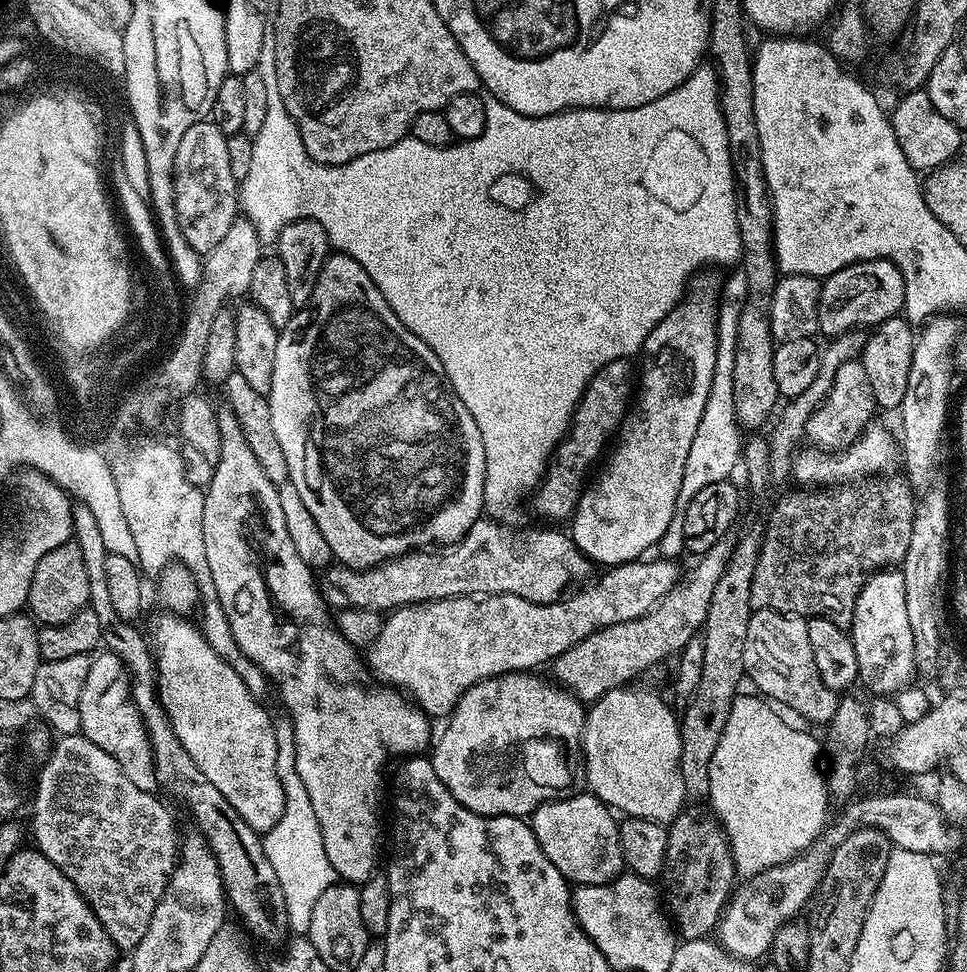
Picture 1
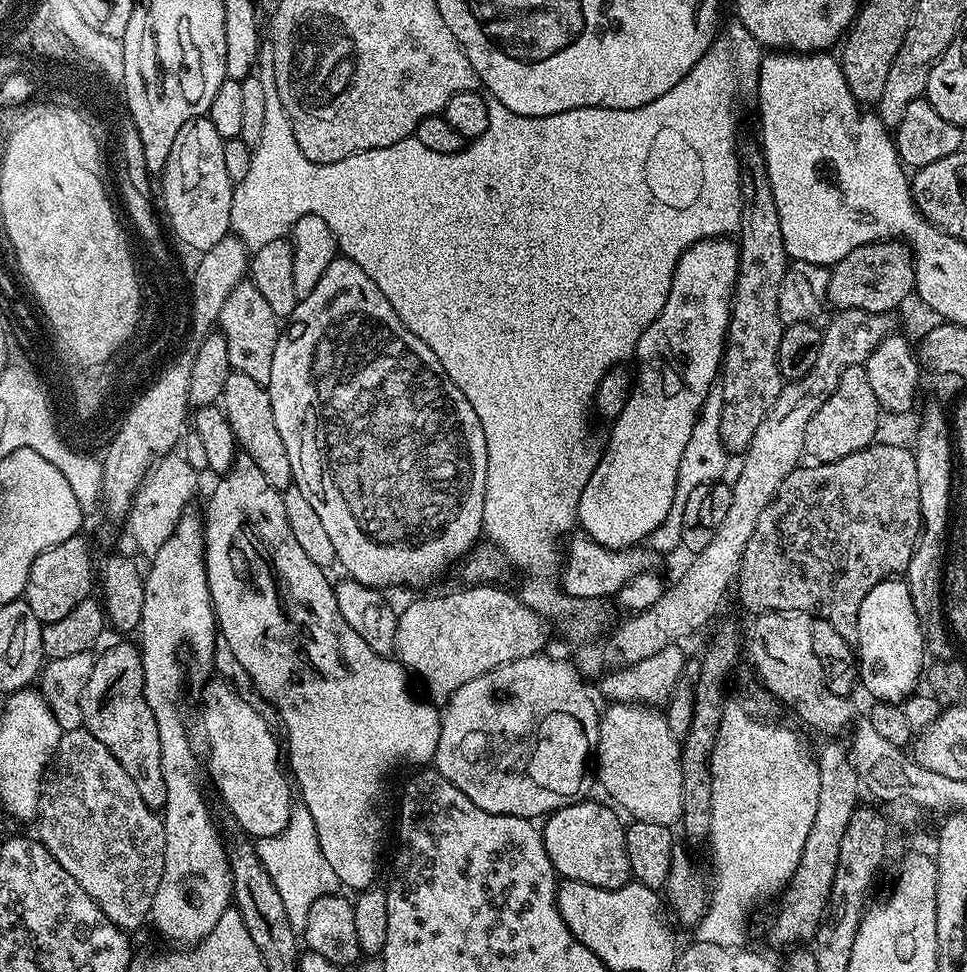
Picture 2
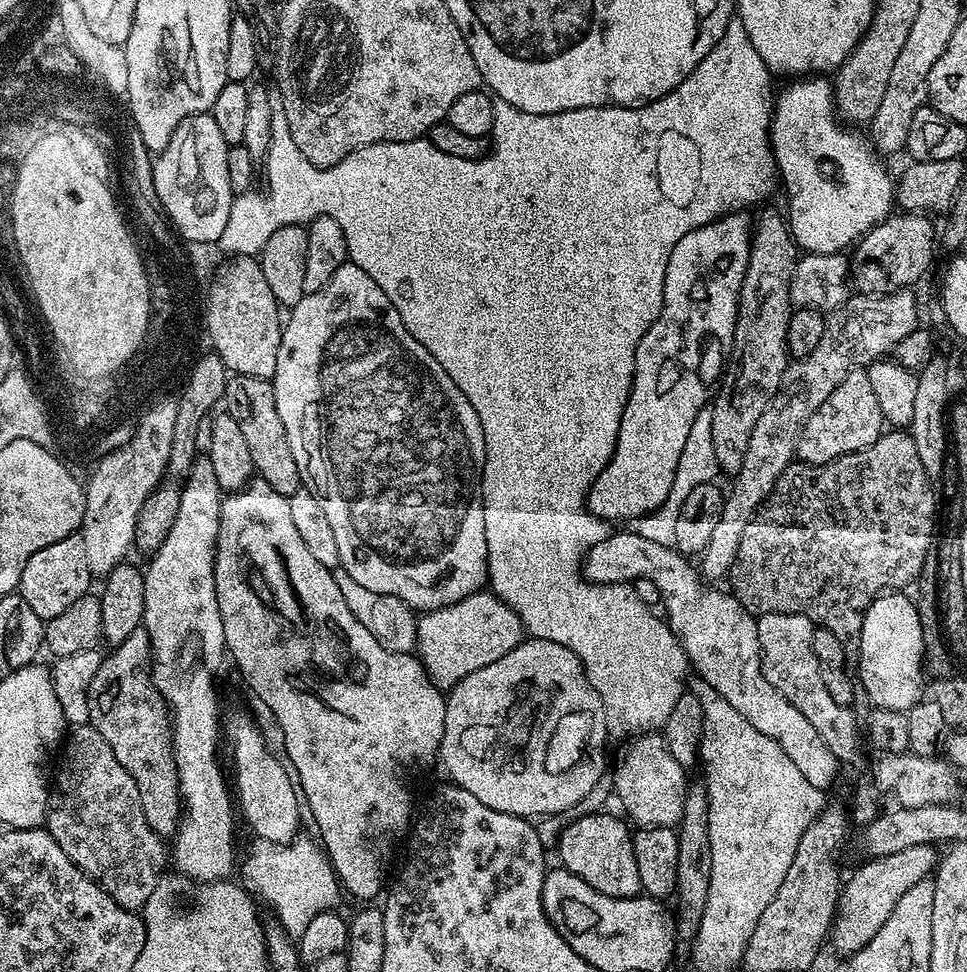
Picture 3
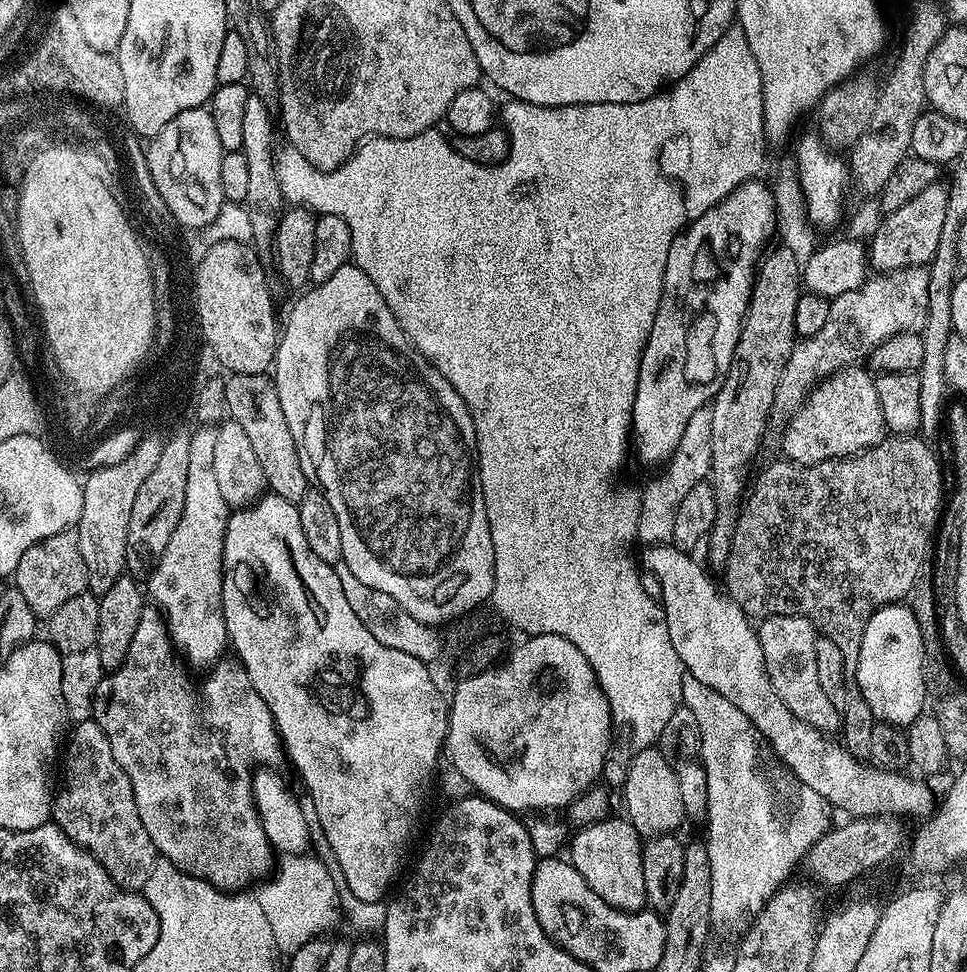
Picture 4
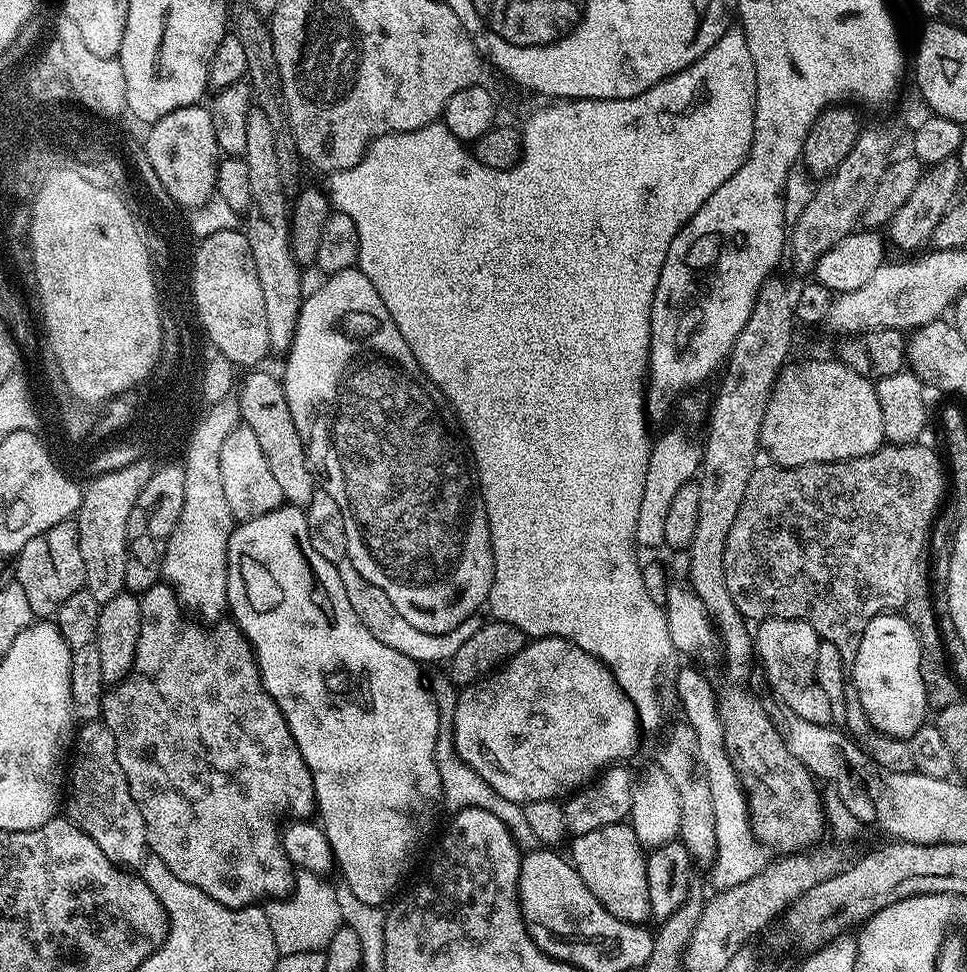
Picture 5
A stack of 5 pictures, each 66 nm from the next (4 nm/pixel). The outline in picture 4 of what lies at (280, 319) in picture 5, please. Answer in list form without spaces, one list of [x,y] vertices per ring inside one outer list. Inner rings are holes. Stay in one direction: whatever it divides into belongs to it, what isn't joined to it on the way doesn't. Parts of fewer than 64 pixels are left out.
[[[255,94],[249,95],[246,102],[246,111],[244,117],[242,117],[242,151],[246,154],[248,177],[250,177],[244,204],[248,209],[248,217],[250,218],[252,240],[255,247],[260,250],[272,248],[272,240],[276,236],[276,227],[286,208],[286,201],[276,173],[276,152],[274,147],[272,148],[272,143],[276,140],[275,134],[272,133],[272,120],[274,124],[274,113],[268,109],[266,102],[262,102],[262,98],[258,98]]]

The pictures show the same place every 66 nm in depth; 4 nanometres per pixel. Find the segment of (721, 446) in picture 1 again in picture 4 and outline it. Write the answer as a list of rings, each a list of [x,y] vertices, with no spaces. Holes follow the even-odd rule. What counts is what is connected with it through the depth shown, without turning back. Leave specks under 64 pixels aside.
[[[705,406],[694,410],[690,420],[686,422],[686,430],[682,430],[682,438],[678,446],[674,446],[674,454],[659,469],[660,476],[656,476],[642,490],[640,497],[640,513],[638,514],[638,530],[636,540],[641,545],[666,544],[674,534],[674,514],[678,514],[678,505],[682,498],[686,498],[689,490],[701,483],[711,473],[710,466],[710,418],[711,407]]]

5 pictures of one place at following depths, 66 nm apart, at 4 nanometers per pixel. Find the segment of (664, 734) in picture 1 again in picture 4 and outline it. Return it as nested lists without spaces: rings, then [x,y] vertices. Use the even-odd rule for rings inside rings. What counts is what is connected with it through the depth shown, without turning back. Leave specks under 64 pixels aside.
[[[656,746],[639,749],[633,756],[636,757],[629,762],[628,773],[624,776],[626,818],[644,838],[675,833],[676,827],[685,822],[686,815],[671,761]]]

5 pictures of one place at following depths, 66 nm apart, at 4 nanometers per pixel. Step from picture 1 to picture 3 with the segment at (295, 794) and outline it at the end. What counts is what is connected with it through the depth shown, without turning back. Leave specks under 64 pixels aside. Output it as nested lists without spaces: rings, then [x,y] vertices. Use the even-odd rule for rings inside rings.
[[[256,838],[251,842],[252,849],[245,860],[243,857],[238,868],[242,887],[253,897],[261,901],[264,899],[276,911],[275,919],[286,930],[286,934],[293,938],[306,934],[306,926],[310,926],[318,914],[333,911],[337,907],[336,903],[342,897],[342,885],[317,841],[297,838],[288,844],[279,844]]]

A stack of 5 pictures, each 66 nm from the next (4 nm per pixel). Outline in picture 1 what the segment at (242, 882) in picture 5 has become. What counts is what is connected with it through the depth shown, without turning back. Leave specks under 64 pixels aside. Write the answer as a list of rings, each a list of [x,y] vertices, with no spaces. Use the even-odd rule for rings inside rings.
[[[100,650],[92,656],[78,710],[80,732],[90,738],[94,746],[106,750],[106,754],[110,754],[110,758],[114,758],[114,762],[122,766],[122,774],[126,774],[126,778],[130,778],[130,782],[134,782],[138,790],[155,793],[158,785],[148,731],[132,701],[132,683],[128,672],[124,669],[123,662],[112,652]]]

